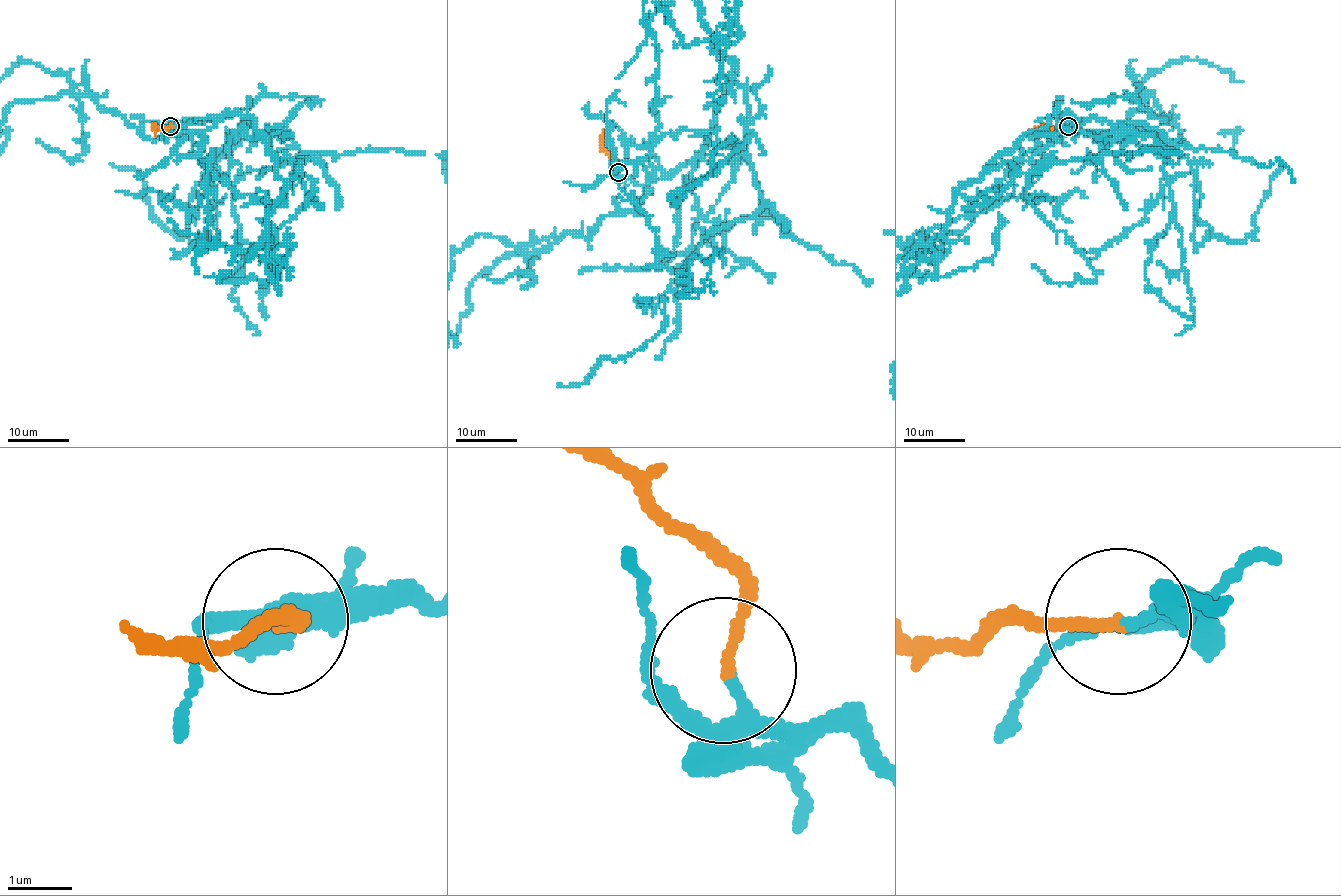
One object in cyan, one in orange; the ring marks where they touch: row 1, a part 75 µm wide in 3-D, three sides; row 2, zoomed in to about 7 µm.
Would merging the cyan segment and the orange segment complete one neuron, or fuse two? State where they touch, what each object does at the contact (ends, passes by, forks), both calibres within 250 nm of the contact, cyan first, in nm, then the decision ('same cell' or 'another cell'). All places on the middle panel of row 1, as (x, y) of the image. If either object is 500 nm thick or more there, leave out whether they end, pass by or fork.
(618, 172) | cyan passes by | orange ends | 150/160 nm | same cell

